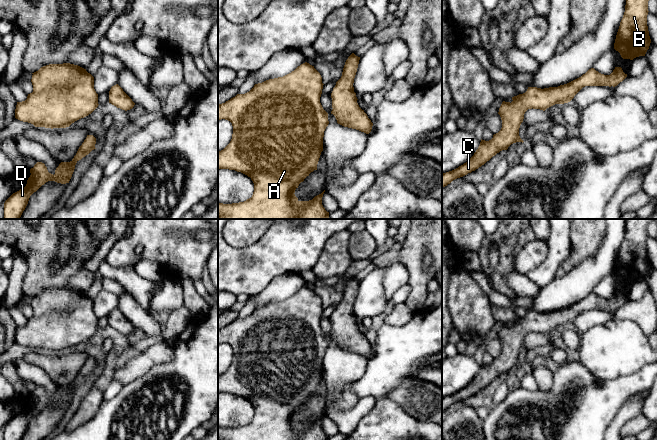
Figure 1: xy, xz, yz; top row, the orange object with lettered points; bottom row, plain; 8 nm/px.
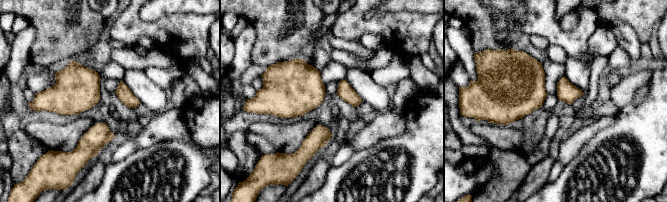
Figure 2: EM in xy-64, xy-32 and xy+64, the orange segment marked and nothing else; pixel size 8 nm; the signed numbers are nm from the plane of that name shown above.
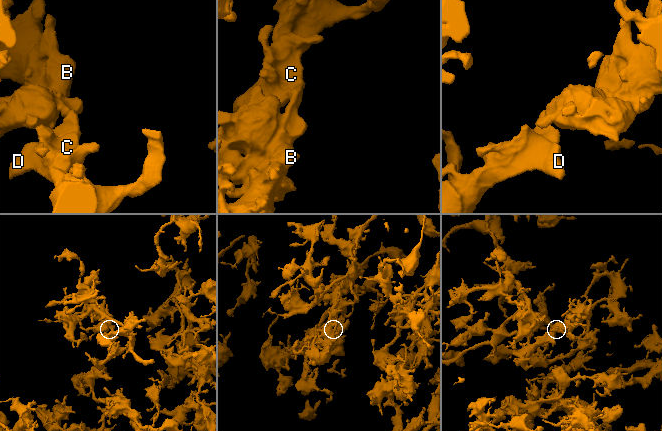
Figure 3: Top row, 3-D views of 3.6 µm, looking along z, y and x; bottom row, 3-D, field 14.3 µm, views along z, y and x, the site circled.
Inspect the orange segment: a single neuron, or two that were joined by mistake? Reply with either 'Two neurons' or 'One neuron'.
One neuron

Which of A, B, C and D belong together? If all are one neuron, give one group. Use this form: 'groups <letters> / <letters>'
groups A B C D

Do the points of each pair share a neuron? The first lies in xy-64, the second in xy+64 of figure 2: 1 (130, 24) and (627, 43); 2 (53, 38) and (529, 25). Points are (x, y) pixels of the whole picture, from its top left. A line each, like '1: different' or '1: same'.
1: different
2: different

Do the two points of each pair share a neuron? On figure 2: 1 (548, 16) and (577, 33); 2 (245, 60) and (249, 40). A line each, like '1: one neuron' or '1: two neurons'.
1: one neuron
2: one neuron

